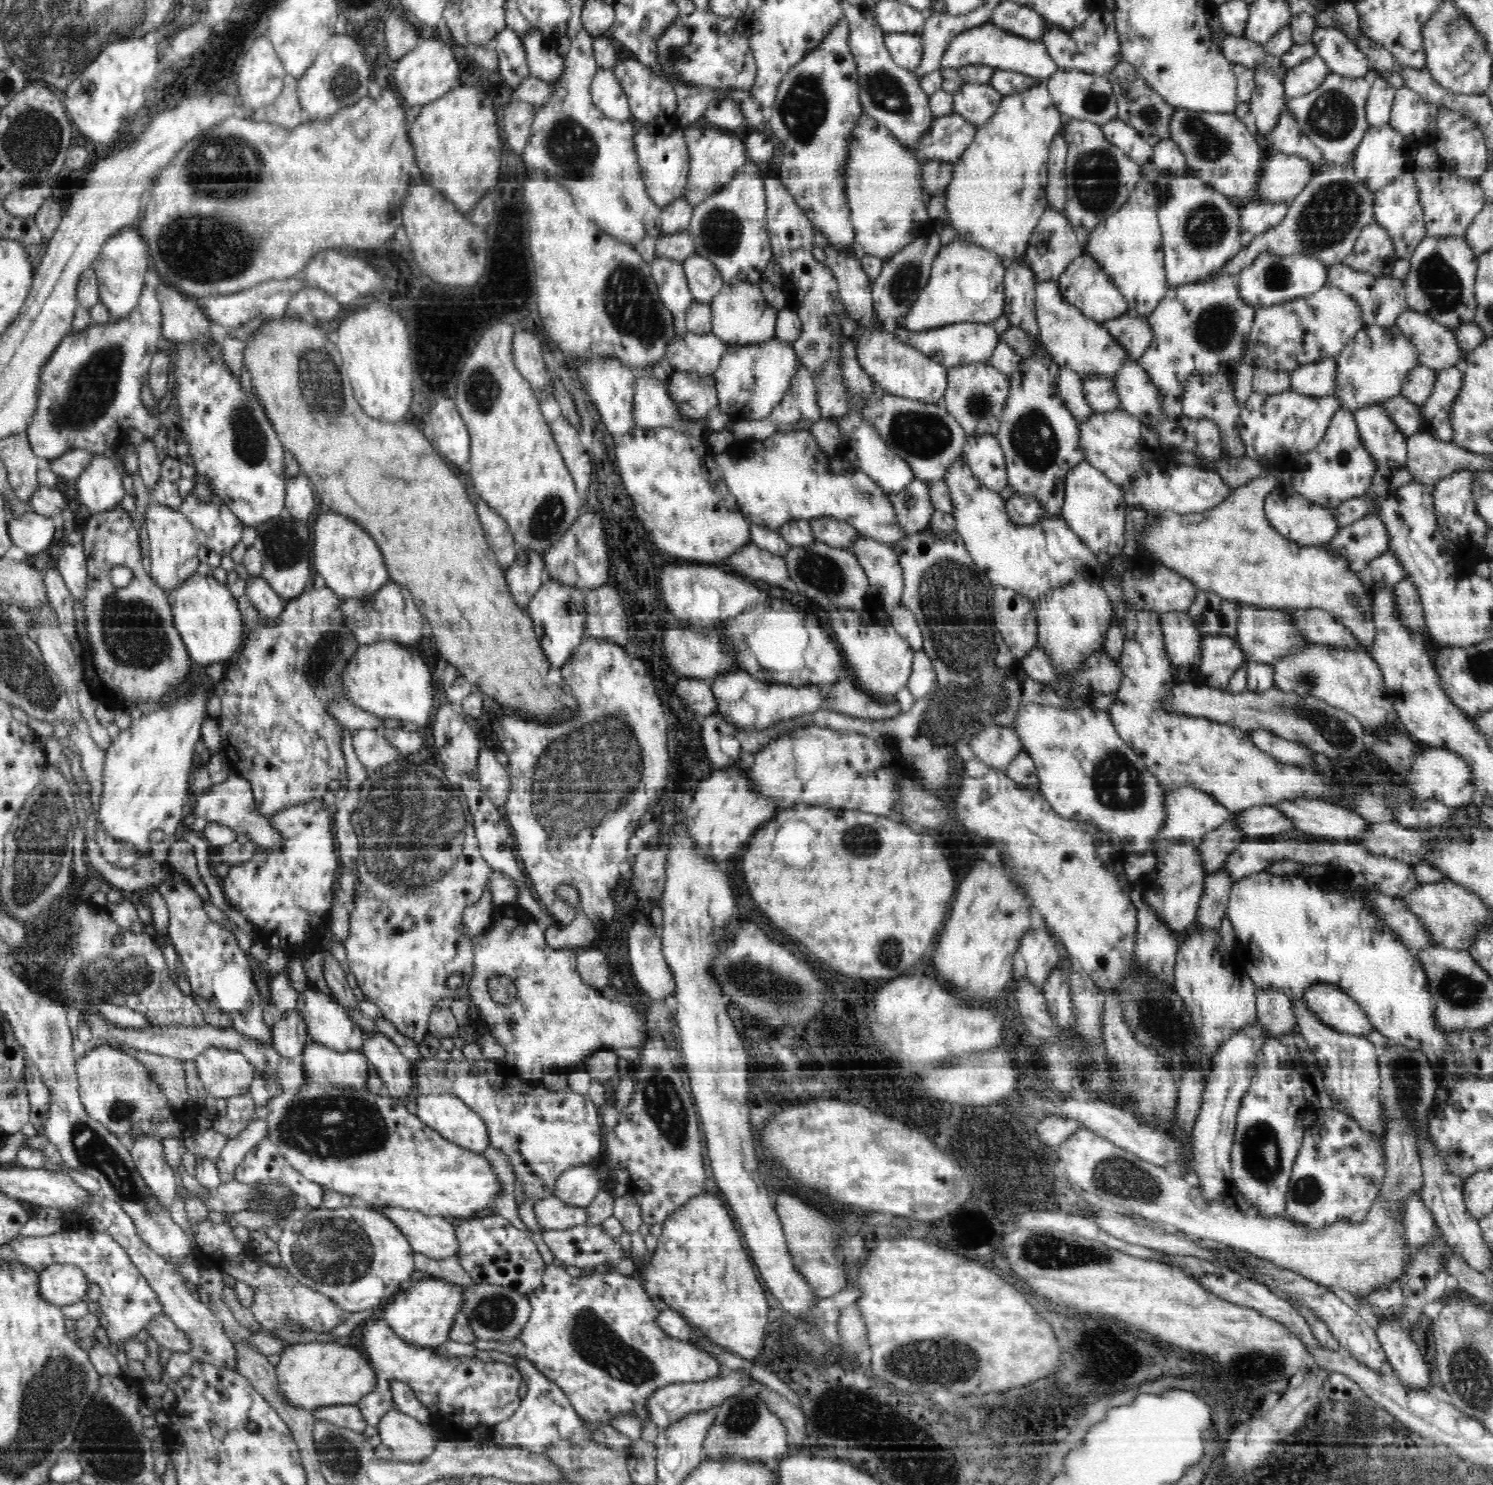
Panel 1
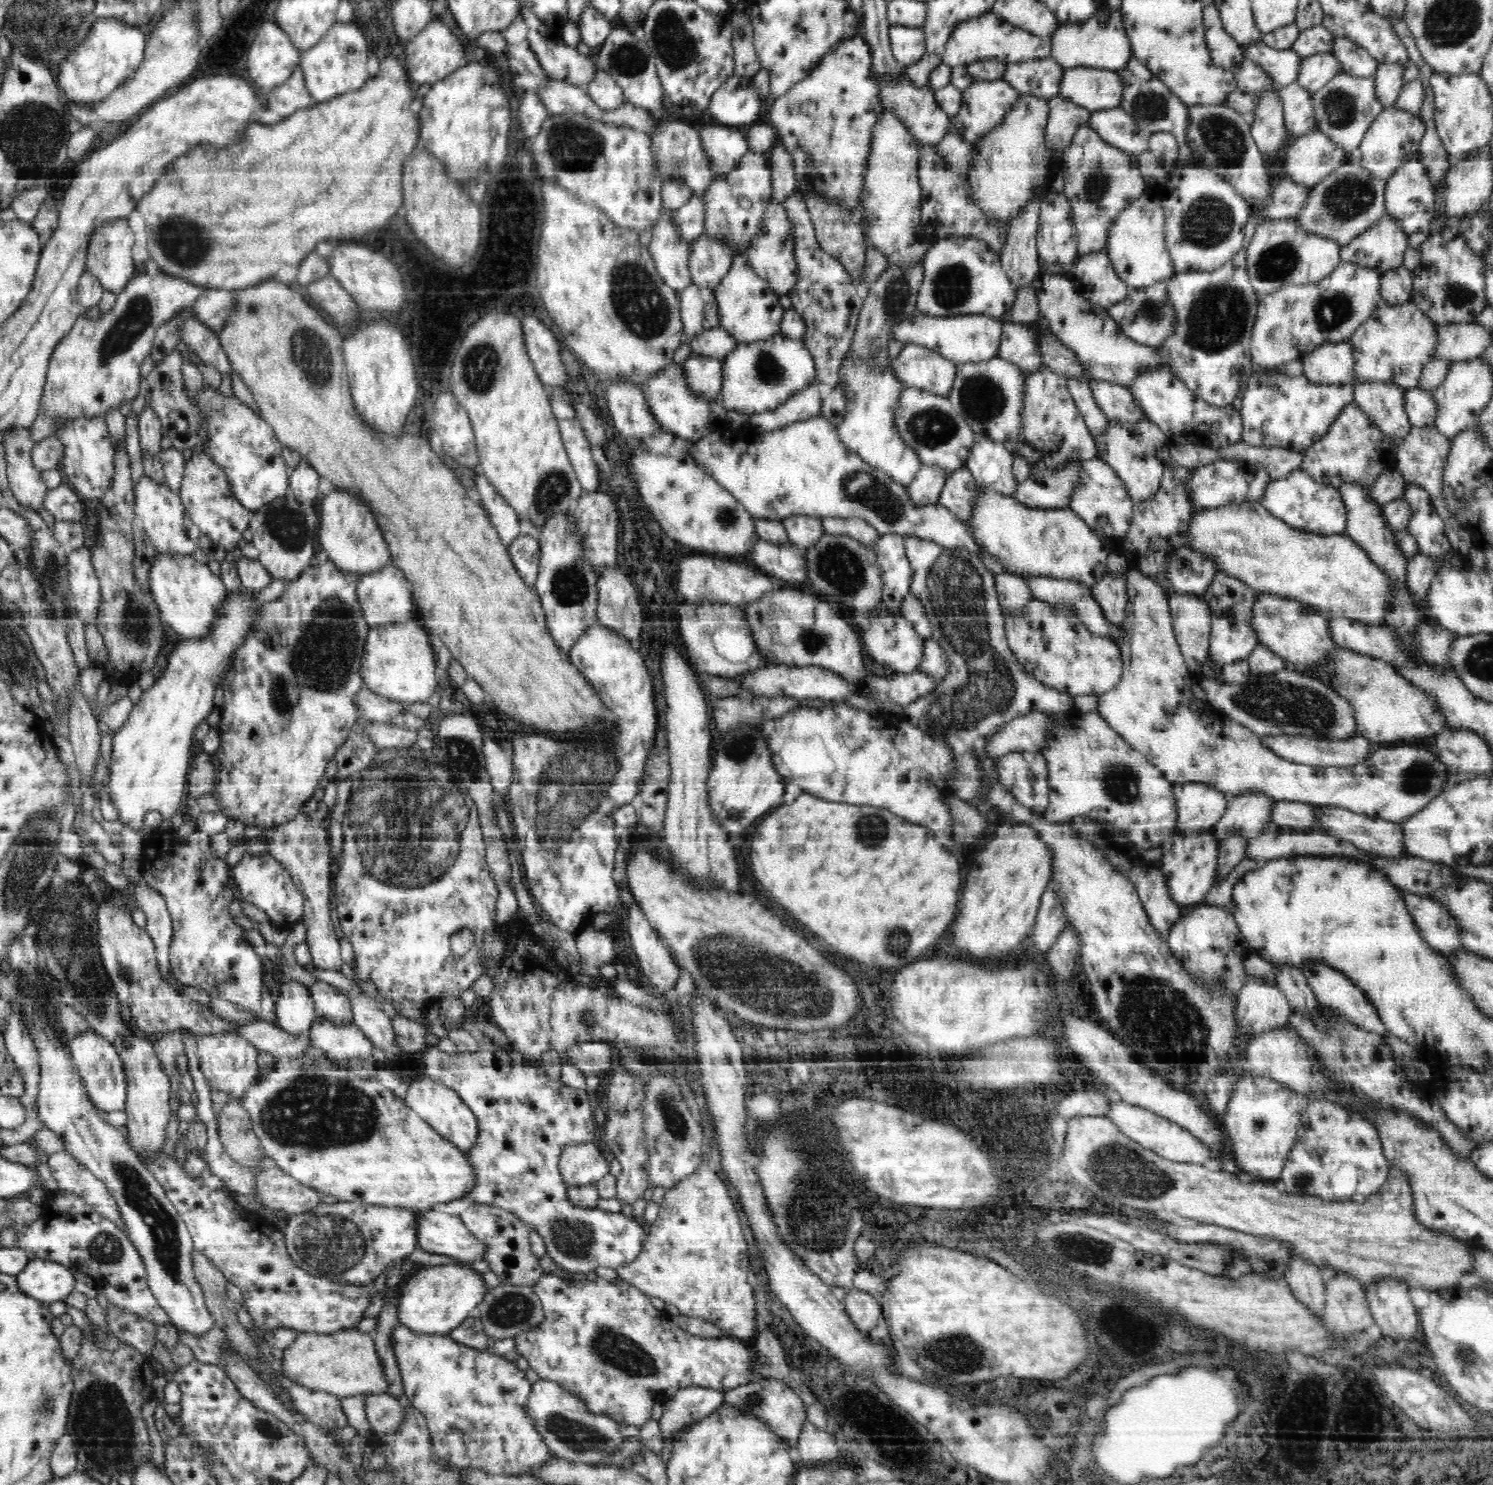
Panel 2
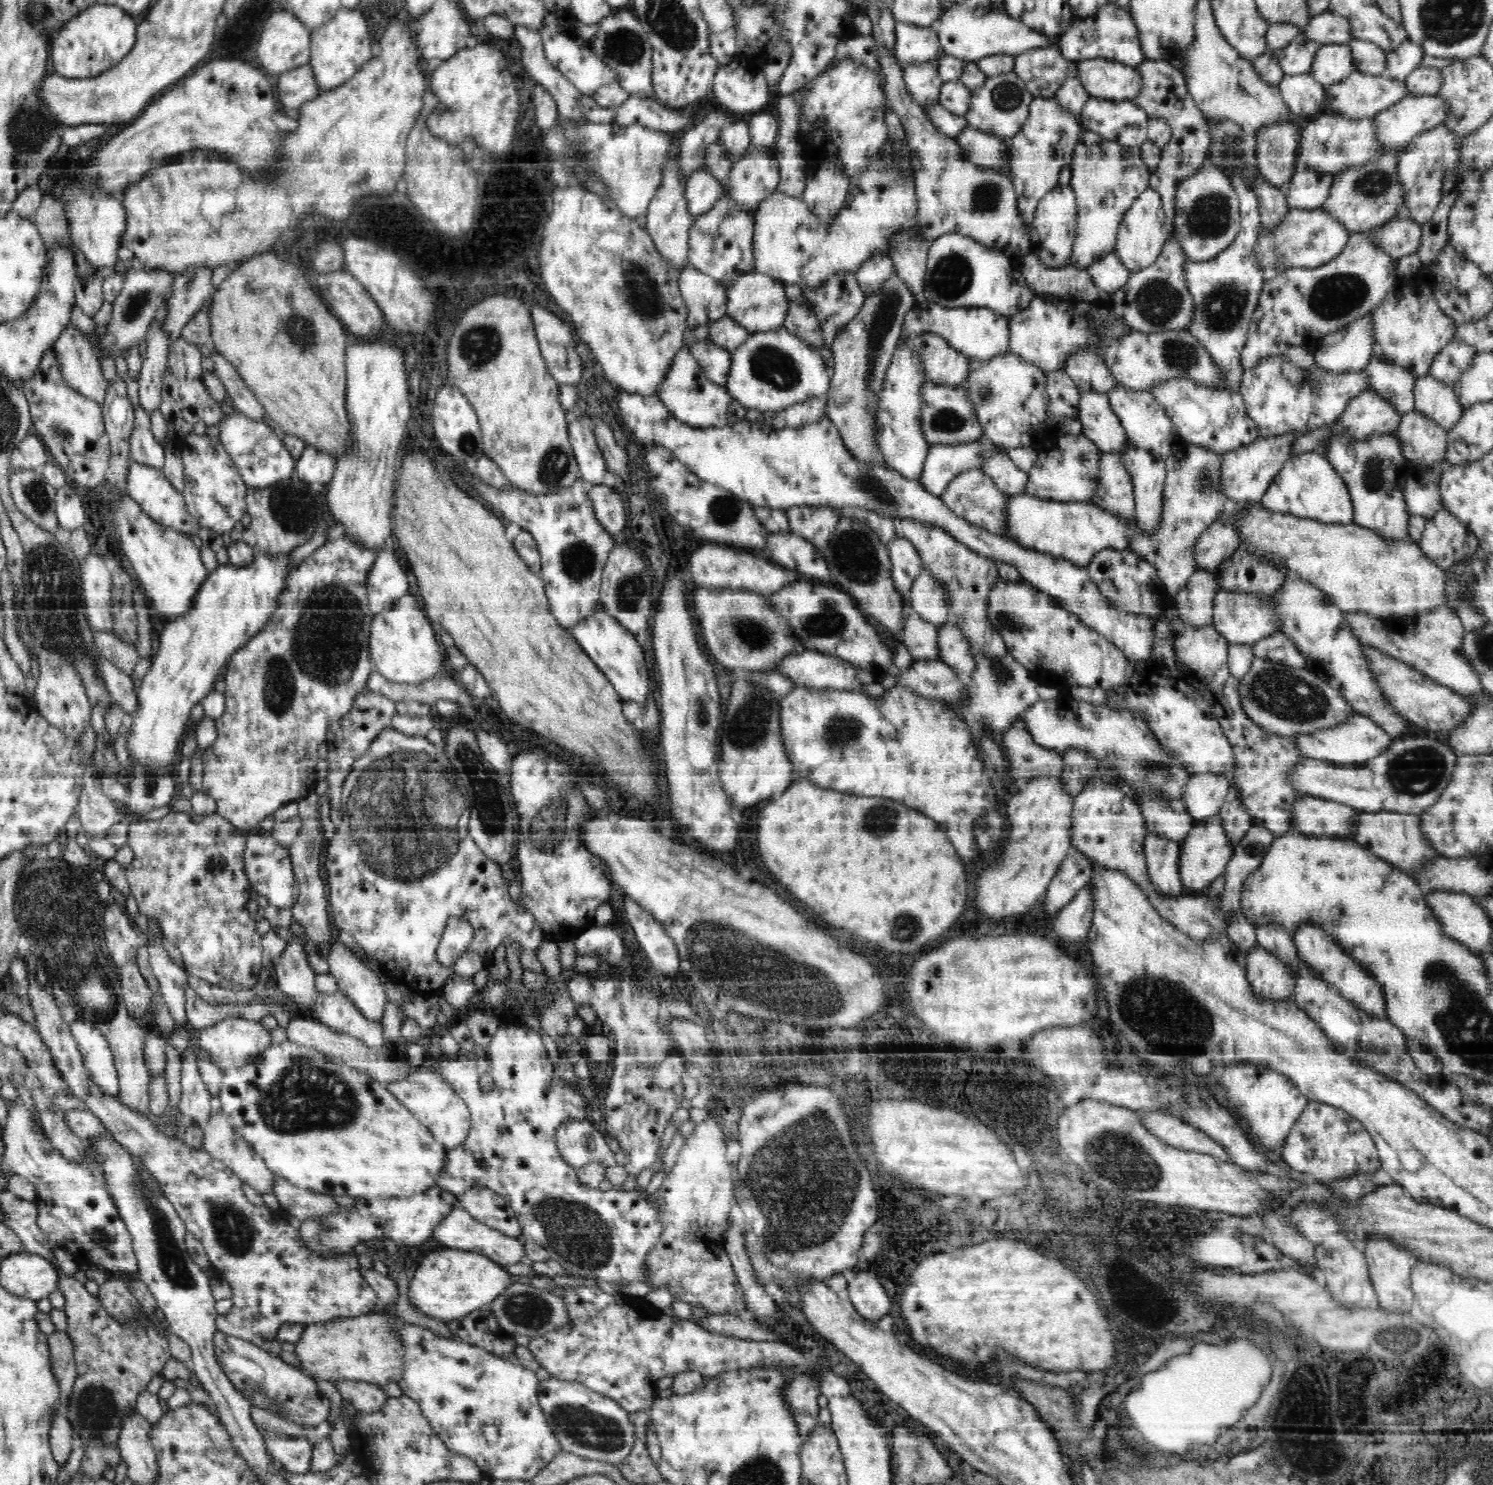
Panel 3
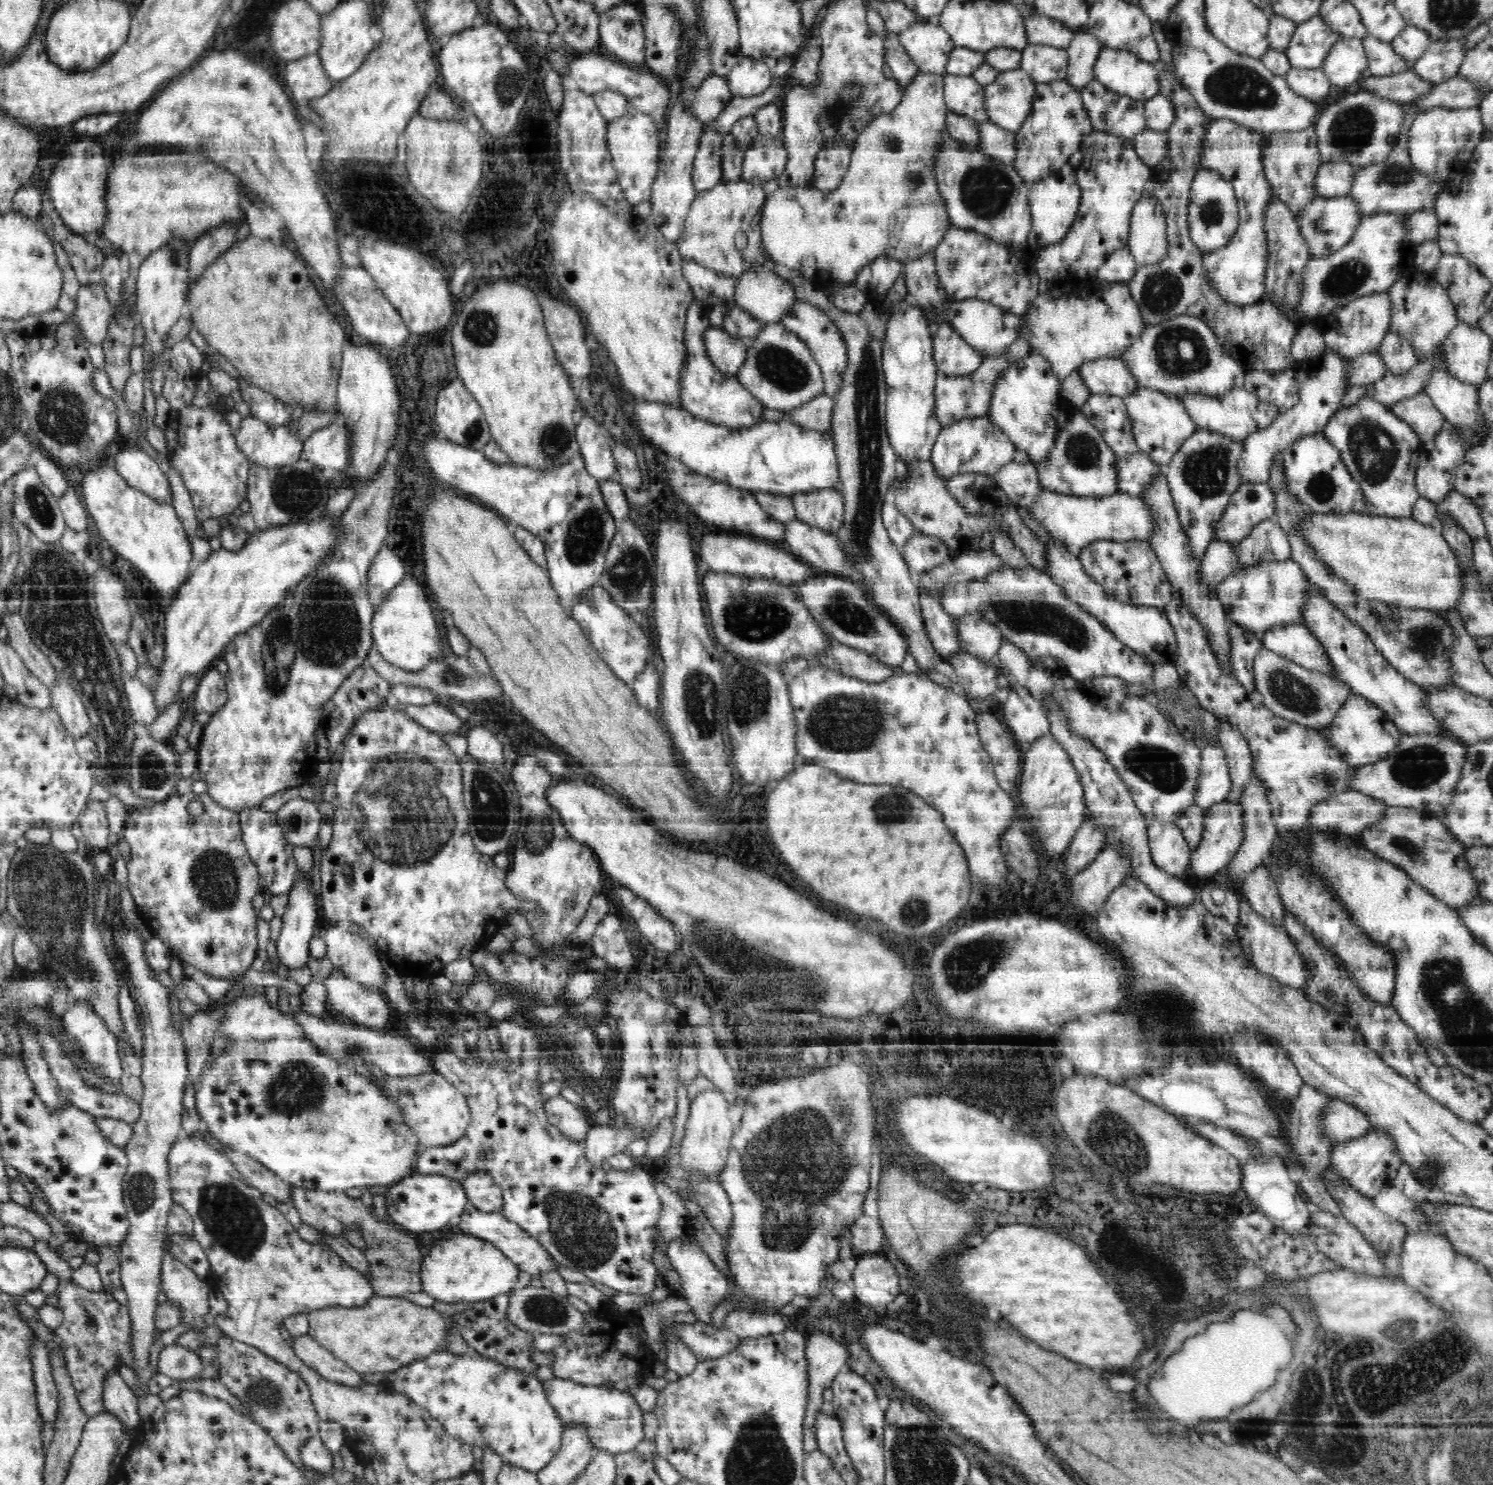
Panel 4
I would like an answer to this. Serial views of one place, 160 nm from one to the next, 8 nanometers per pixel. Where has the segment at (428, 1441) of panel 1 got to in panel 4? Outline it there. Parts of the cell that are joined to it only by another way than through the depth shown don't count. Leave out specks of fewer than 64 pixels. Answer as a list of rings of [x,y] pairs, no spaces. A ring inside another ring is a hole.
[[[308,1333],[295,1337],[294,1342],[290,1345],[295,1355],[323,1379],[338,1383],[339,1386],[364,1388],[362,1375],[352,1371],[340,1360],[333,1358],[329,1352],[323,1350],[322,1346],[310,1338]]]

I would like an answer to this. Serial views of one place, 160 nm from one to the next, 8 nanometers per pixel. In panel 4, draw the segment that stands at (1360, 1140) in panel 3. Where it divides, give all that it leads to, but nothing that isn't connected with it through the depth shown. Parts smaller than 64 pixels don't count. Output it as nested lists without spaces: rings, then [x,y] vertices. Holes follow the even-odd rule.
[[[1338,1099],[1331,1100],[1322,1117],[1324,1117],[1322,1123],[1330,1139],[1332,1150],[1338,1143],[1343,1143],[1348,1139],[1357,1139],[1372,1129],[1370,1119],[1366,1118],[1362,1111]]]

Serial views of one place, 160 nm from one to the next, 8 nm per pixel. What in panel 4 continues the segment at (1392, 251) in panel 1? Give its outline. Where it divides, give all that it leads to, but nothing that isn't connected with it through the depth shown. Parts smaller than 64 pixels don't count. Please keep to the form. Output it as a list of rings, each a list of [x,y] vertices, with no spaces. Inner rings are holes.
[[[1434,209],[1411,213],[1405,221],[1405,240],[1416,247],[1428,240],[1437,240],[1439,226]]]

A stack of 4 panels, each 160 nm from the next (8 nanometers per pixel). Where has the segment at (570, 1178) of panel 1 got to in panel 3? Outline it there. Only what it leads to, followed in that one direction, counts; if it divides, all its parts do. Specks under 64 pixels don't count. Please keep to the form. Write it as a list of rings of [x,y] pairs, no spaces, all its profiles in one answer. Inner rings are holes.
[[[589,1118],[564,1122],[555,1139],[563,1160],[577,1170],[586,1168],[590,1162],[600,1162],[604,1169],[627,1164],[628,1154],[623,1150],[611,1152],[604,1136]]]

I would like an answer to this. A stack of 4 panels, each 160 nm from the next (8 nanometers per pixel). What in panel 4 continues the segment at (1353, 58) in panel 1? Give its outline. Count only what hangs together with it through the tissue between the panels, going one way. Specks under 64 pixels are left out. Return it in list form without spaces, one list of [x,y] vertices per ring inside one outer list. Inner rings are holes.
[[[1369,35],[1362,39],[1362,43],[1369,61],[1366,71],[1368,75],[1391,76],[1411,70],[1407,60],[1394,51],[1391,42],[1384,42]]]

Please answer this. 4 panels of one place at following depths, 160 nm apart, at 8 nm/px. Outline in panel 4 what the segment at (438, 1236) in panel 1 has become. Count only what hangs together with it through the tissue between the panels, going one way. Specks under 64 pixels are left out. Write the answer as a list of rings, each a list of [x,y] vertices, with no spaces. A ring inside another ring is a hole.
[[[474,1207],[468,1208],[455,1221],[462,1234],[470,1235],[471,1238],[482,1239],[483,1242],[488,1242],[491,1246],[498,1247],[502,1254],[506,1255],[510,1262],[514,1263],[522,1272],[528,1274],[546,1274],[552,1270],[556,1271],[559,1264],[552,1255],[542,1248],[542,1244],[538,1243],[536,1239],[531,1238],[518,1224],[510,1222],[506,1217],[500,1213],[484,1212]]]

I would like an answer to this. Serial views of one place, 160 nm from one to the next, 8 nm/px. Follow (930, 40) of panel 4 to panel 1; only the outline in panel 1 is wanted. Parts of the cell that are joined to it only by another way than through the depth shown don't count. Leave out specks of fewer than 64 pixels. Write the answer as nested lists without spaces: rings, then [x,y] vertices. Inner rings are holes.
[[[886,34],[885,45],[893,58],[893,62],[915,73],[923,56],[923,40],[921,35]]]

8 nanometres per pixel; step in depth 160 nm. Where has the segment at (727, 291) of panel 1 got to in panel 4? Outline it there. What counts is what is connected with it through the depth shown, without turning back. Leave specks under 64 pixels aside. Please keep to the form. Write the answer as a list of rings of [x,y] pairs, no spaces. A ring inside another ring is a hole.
[[[771,271],[746,272],[744,275],[740,275],[735,284],[733,299],[739,310],[746,311],[751,318],[758,319],[764,324],[778,323],[782,315],[785,315],[797,301],[792,283],[784,281],[780,275]]]

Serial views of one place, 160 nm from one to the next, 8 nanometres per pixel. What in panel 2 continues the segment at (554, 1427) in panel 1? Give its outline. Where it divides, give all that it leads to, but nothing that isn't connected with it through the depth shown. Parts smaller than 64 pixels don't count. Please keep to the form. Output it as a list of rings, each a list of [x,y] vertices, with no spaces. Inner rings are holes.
[[[540,1379],[532,1384],[528,1402],[524,1407],[536,1425],[534,1429],[538,1429],[538,1435],[542,1435],[548,1449],[557,1457],[570,1462],[606,1464],[625,1441],[620,1432],[620,1424],[606,1415],[595,1415],[588,1411],[582,1399],[575,1398],[574,1394],[570,1394],[570,1391],[552,1380]]]

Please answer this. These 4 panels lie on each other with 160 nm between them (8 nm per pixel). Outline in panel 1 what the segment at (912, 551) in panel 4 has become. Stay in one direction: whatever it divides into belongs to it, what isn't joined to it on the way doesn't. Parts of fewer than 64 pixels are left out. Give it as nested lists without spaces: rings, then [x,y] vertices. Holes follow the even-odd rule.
[[[861,536],[850,551],[858,558],[872,588],[865,608],[889,611],[901,605],[903,571],[893,546]]]

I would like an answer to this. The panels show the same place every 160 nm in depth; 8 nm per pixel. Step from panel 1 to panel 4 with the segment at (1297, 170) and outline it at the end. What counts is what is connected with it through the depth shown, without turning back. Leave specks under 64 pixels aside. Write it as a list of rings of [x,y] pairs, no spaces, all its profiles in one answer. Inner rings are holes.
[[[1358,92],[1356,95],[1346,94],[1338,102],[1330,104],[1328,108],[1321,111],[1319,118],[1313,126],[1316,135],[1315,148],[1318,150],[1319,158],[1322,159],[1322,164],[1348,162],[1356,168],[1362,168],[1369,164],[1386,160],[1386,157],[1390,156],[1396,143],[1398,143],[1404,117],[1402,110],[1405,106],[1406,104],[1379,101],[1374,99],[1372,95],[1362,92]]]

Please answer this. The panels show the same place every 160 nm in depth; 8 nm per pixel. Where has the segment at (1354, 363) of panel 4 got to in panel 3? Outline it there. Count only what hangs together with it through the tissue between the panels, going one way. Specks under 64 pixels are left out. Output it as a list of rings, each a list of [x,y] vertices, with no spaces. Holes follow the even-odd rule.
[[[1273,356],[1262,359],[1256,367],[1245,369],[1238,390],[1246,405],[1246,412],[1254,422],[1258,438],[1272,438],[1272,436],[1302,436],[1312,434],[1320,428],[1330,426],[1338,420],[1347,404],[1362,391],[1368,389],[1368,375],[1364,369],[1348,372],[1330,372],[1313,364],[1309,369],[1303,369],[1288,361],[1284,356]]]

